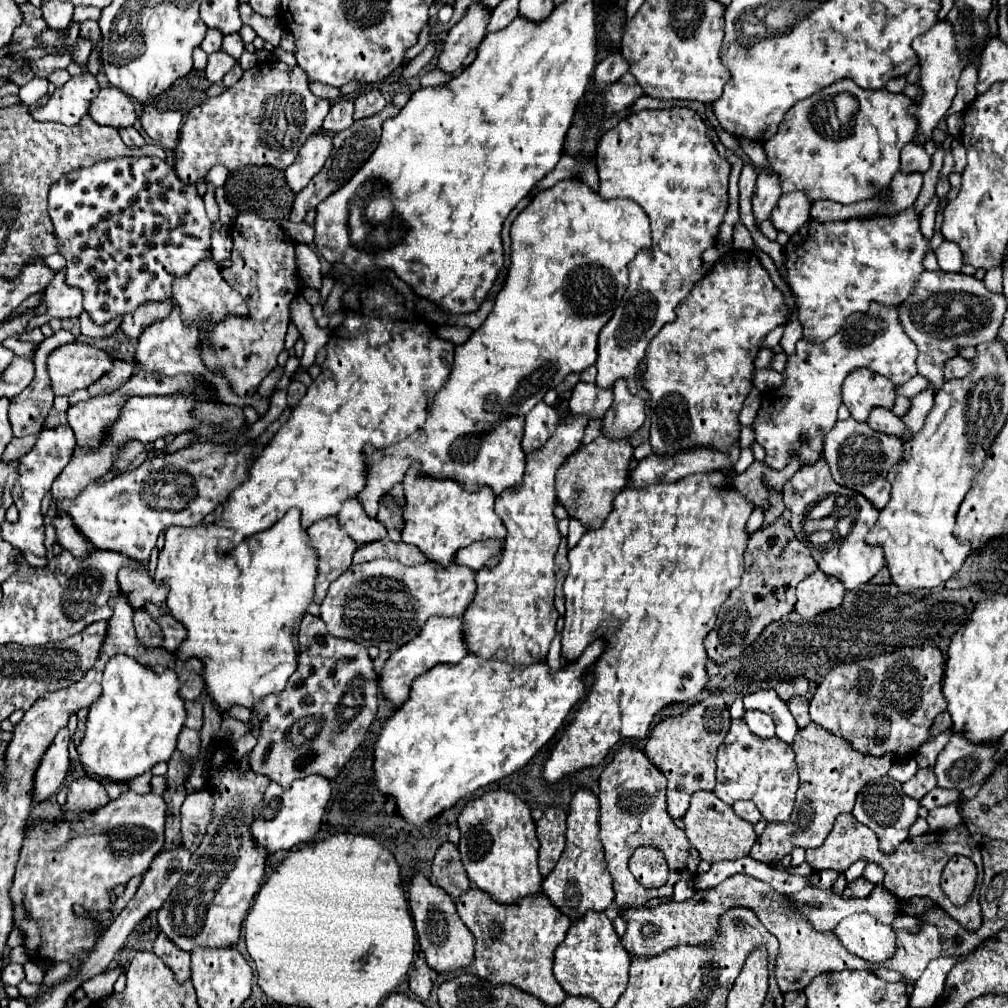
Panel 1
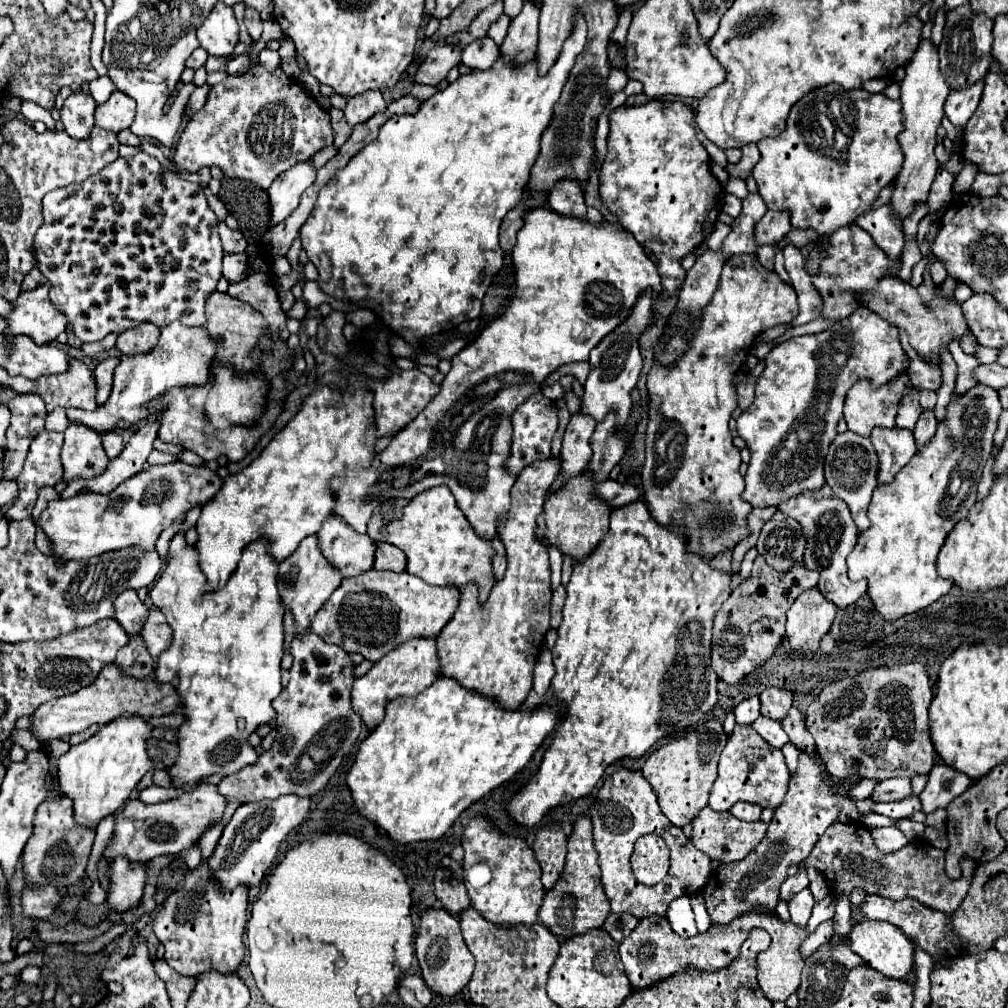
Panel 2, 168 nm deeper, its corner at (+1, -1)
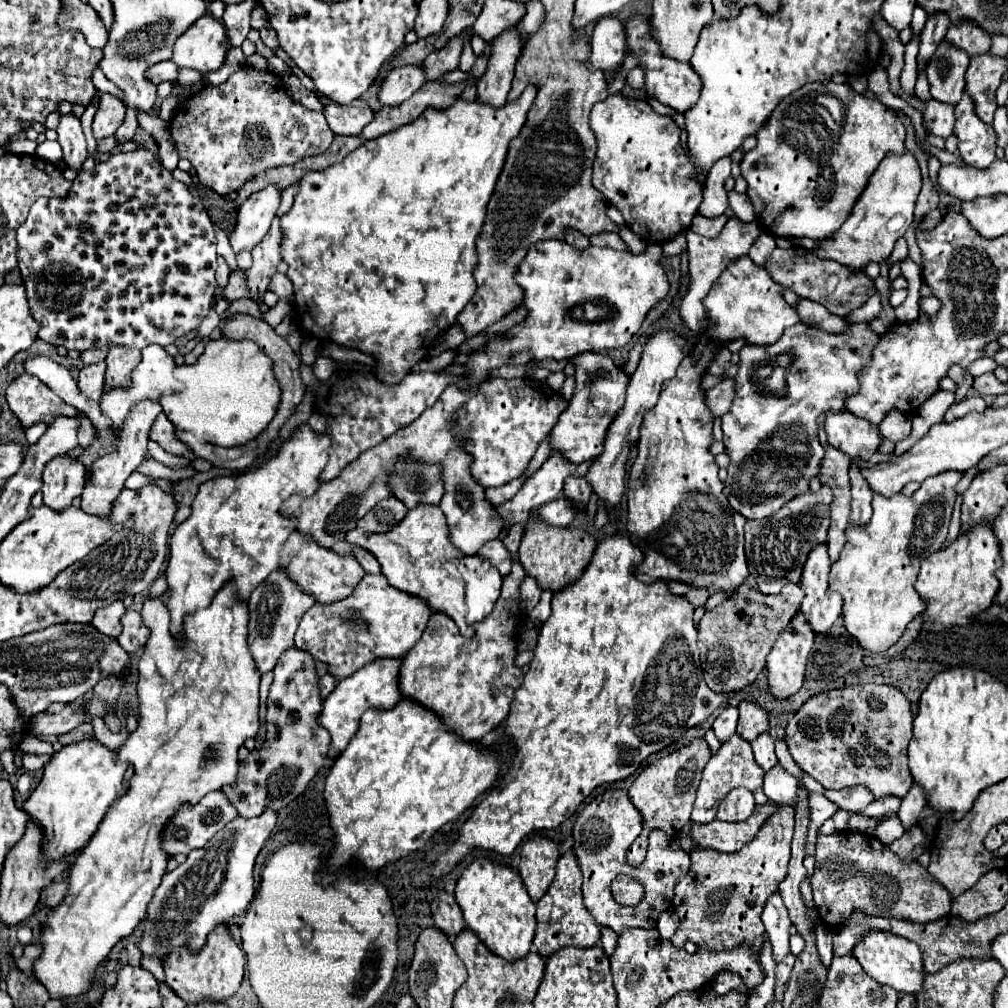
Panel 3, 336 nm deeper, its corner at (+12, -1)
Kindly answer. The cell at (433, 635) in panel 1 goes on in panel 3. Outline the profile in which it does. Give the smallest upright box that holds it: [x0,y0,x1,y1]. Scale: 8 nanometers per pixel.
[319,657,403,751]

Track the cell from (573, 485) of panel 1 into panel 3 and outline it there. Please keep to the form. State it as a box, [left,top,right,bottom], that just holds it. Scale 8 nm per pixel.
[519,511,595,591]

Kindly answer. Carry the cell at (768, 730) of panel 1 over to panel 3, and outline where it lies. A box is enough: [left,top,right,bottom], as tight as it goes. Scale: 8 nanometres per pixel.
[751,733,777,771]

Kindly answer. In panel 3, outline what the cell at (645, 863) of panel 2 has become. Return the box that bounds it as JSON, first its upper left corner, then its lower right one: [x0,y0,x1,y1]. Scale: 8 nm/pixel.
[627,739,711,865]

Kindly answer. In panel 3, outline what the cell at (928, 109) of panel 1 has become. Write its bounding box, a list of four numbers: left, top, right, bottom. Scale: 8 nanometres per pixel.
[817,151,921,269]

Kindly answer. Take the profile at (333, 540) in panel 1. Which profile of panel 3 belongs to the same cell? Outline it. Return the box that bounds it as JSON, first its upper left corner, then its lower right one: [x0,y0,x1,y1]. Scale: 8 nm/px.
[249,569,315,673]

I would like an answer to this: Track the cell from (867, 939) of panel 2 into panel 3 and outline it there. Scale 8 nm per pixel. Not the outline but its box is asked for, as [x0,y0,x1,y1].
[851,931,923,993]

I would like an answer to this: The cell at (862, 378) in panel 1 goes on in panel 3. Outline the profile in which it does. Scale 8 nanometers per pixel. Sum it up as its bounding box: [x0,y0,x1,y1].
[825,409,881,461]

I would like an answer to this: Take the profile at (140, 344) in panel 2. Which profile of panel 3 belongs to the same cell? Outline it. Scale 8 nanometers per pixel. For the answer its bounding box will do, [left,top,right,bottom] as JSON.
[105,345,141,389]

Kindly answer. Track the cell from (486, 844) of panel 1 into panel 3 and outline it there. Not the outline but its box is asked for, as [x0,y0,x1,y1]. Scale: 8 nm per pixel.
[455,857,535,961]

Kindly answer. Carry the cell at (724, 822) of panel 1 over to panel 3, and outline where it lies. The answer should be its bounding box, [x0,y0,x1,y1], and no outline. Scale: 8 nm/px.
[691,803,775,853]

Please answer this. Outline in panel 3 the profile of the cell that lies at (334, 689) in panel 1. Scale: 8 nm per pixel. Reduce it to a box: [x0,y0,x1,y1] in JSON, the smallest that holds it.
[221,647,331,817]

